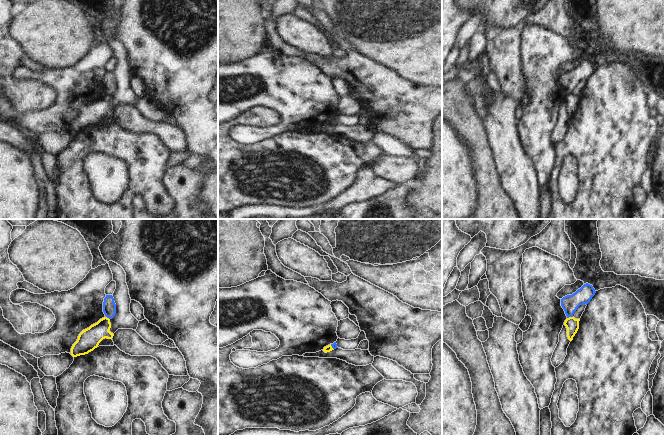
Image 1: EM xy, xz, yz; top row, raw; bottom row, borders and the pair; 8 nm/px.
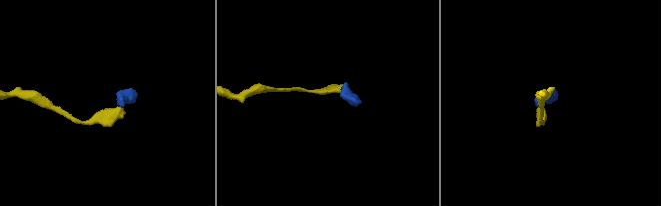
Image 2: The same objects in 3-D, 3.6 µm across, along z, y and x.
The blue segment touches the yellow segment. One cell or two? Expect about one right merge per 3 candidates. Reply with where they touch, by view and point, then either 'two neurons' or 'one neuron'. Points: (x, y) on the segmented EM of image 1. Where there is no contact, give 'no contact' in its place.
yz (569, 316) | two neurons

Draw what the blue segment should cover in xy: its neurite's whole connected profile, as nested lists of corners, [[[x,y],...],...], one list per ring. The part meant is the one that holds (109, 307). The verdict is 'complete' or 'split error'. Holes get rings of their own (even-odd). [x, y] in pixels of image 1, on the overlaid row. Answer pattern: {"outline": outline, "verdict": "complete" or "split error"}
{"outline": [[[106,295],[103,302],[103,312],[105,316],[112,319],[116,314],[116,304],[112,295]]], "verdict": "complete"}

